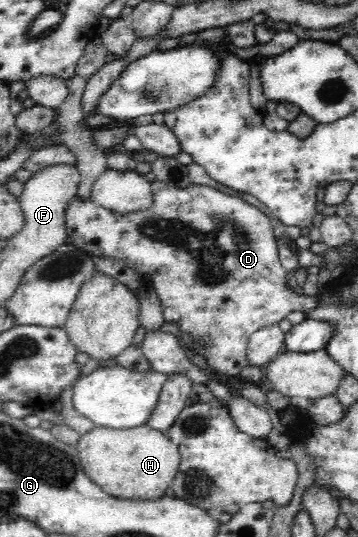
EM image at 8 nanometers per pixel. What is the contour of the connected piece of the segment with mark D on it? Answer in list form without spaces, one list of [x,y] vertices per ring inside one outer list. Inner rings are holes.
[[[160,180],[151,182],[151,205],[147,209],[135,210],[132,213],[116,214],[102,206],[95,204],[91,199],[82,200],[75,196],[68,205],[65,213],[65,224],[67,229],[67,236],[72,239],[73,245],[82,248],[84,251],[100,257],[114,257],[124,261],[128,267],[138,272],[144,283],[154,286],[154,290],[158,293],[158,298],[162,302],[162,312],[164,312],[164,321],[176,321],[176,325],[180,327],[180,331],[188,331],[194,335],[194,339],[200,339],[206,343],[204,347],[204,357],[208,361],[209,367],[222,371],[226,376],[239,377],[240,371],[247,365],[247,351],[249,337],[262,326],[274,325],[275,322],[282,321],[291,311],[304,311],[305,317],[307,313],[314,311],[318,305],[322,305],[322,292],[316,296],[306,296],[298,289],[292,289],[286,284],[286,274],[284,267],[281,265],[281,258],[279,254],[278,241],[274,235],[274,228],[266,214],[264,214],[258,207],[246,202],[242,197],[228,195],[215,188],[206,185],[198,185],[192,183],[185,188],[169,186]]]

